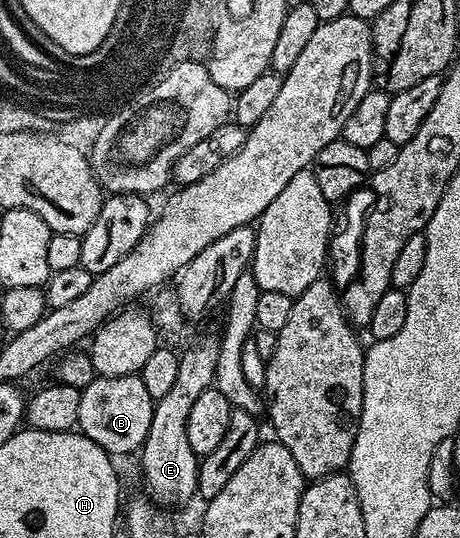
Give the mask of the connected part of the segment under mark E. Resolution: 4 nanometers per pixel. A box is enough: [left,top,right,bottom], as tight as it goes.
[138,335,219,510]

